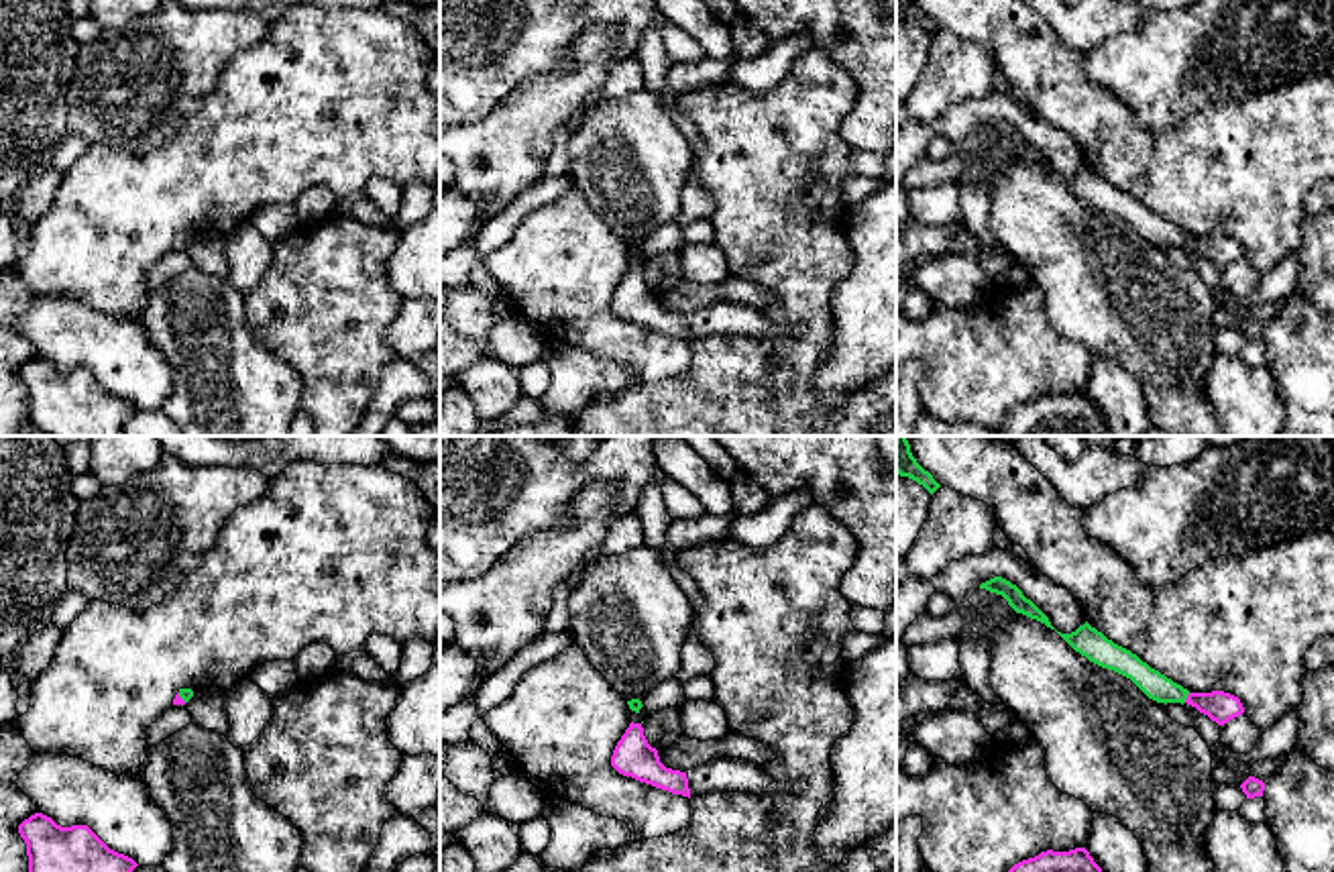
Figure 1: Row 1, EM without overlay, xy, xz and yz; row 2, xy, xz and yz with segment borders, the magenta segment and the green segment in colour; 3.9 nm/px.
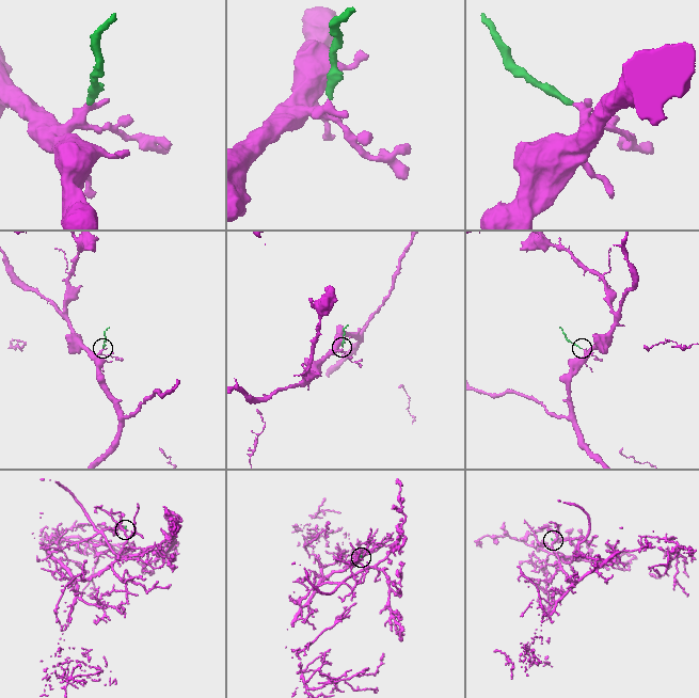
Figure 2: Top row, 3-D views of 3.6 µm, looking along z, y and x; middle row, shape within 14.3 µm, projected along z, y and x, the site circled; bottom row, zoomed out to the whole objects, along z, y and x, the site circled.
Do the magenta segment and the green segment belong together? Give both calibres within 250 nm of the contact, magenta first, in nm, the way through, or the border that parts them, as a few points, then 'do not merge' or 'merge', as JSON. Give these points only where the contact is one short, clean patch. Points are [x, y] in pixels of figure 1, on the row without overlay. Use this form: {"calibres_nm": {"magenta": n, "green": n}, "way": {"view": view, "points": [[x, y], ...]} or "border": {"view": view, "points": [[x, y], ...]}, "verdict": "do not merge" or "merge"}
{"calibres_nm": {"magenta": 120, "green": 110}, "way": {"view": "yz", "points": [[1218, 249], [1188, 241], [1155, 229]]}, "verdict": "merge"}

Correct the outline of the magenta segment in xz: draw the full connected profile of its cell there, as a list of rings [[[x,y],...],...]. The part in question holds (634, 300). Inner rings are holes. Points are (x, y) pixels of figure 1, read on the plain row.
[[[629,267],[613,293],[611,310],[623,320],[690,342],[686,316],[666,312],[660,306],[658,293],[648,287],[642,267]]]

